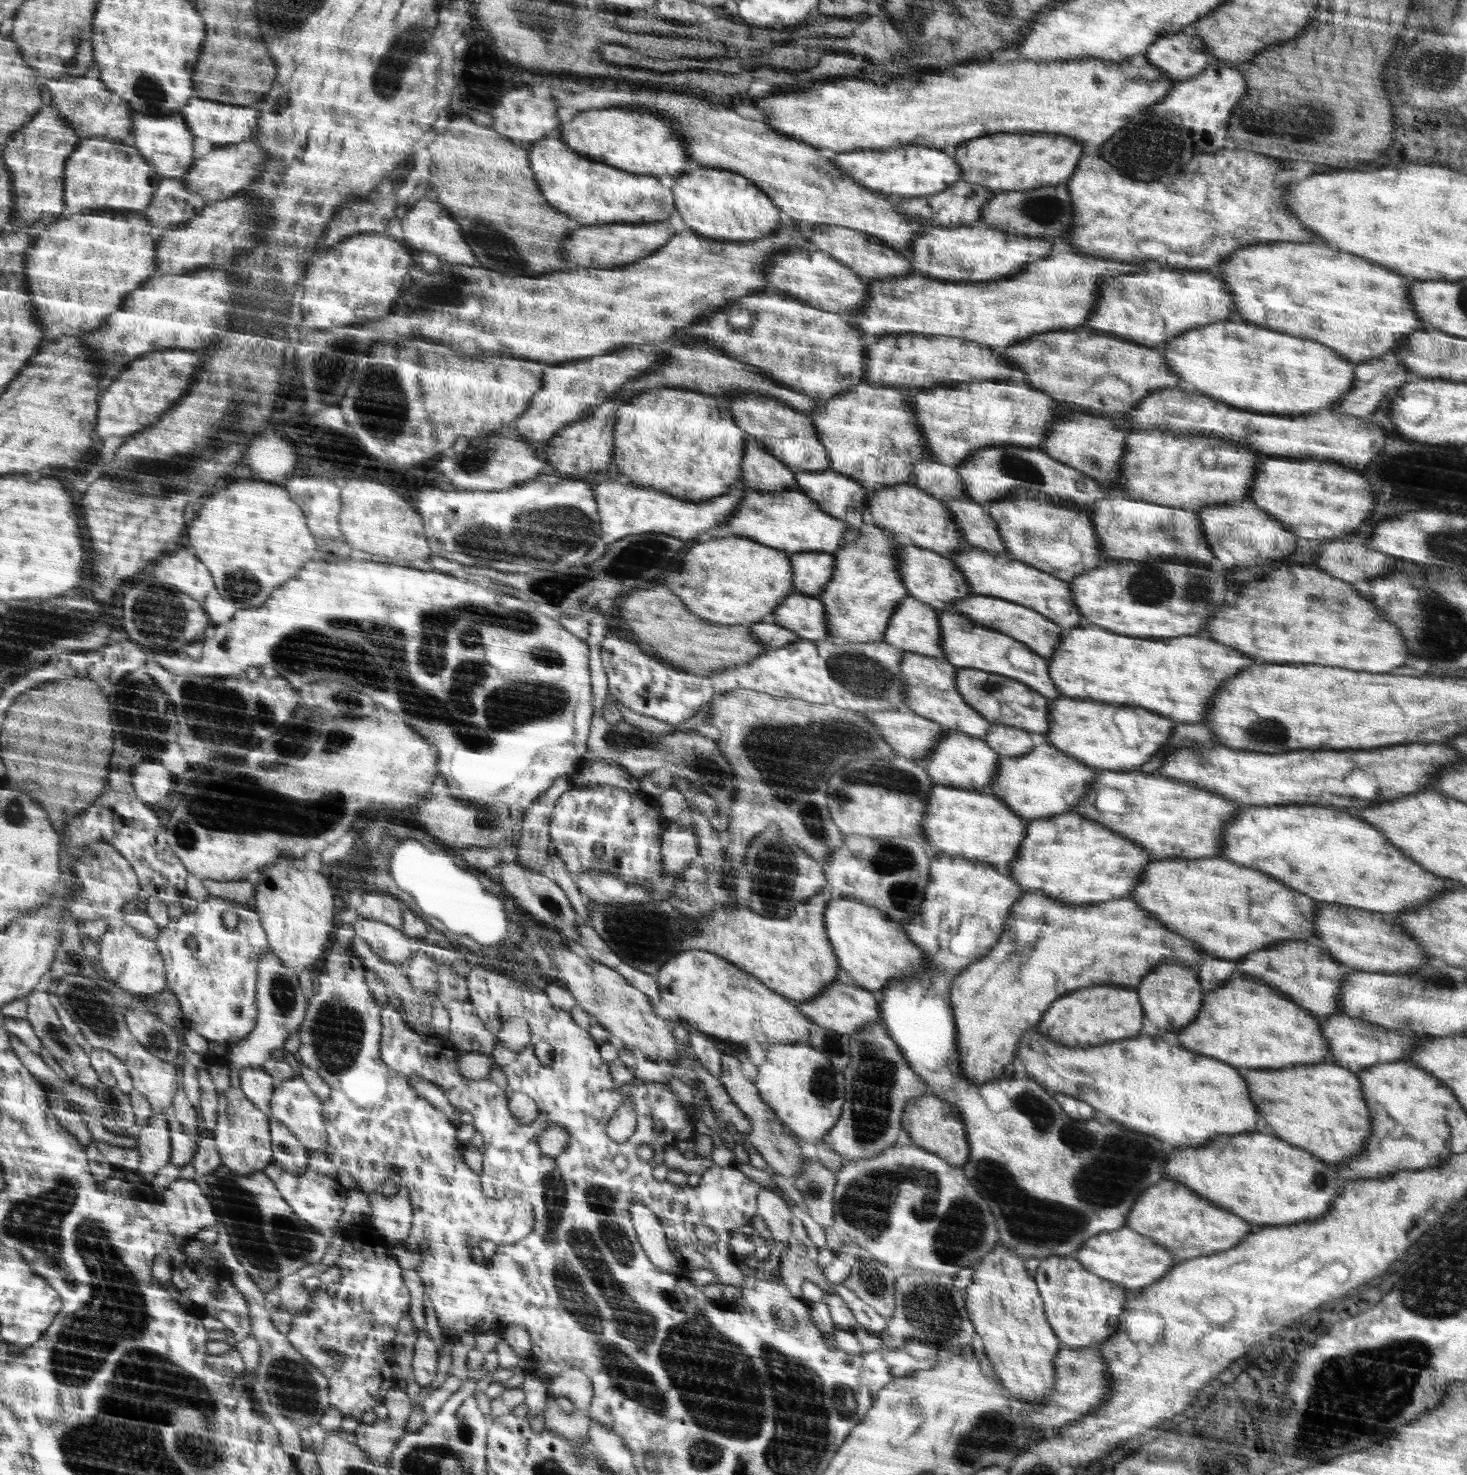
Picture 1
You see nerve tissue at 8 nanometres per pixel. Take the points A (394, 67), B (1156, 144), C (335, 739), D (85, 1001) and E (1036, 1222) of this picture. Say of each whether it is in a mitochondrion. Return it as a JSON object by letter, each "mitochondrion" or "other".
{"A":"mitochondrion","B":"mitochondrion","C":"mitochondrion","D":"mitochondrion","E":"mitochondrion"}

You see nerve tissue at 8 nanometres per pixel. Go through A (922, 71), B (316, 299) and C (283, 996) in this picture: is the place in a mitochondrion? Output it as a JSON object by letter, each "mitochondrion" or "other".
{"A":"other","B":"other","C":"mitochondrion"}

